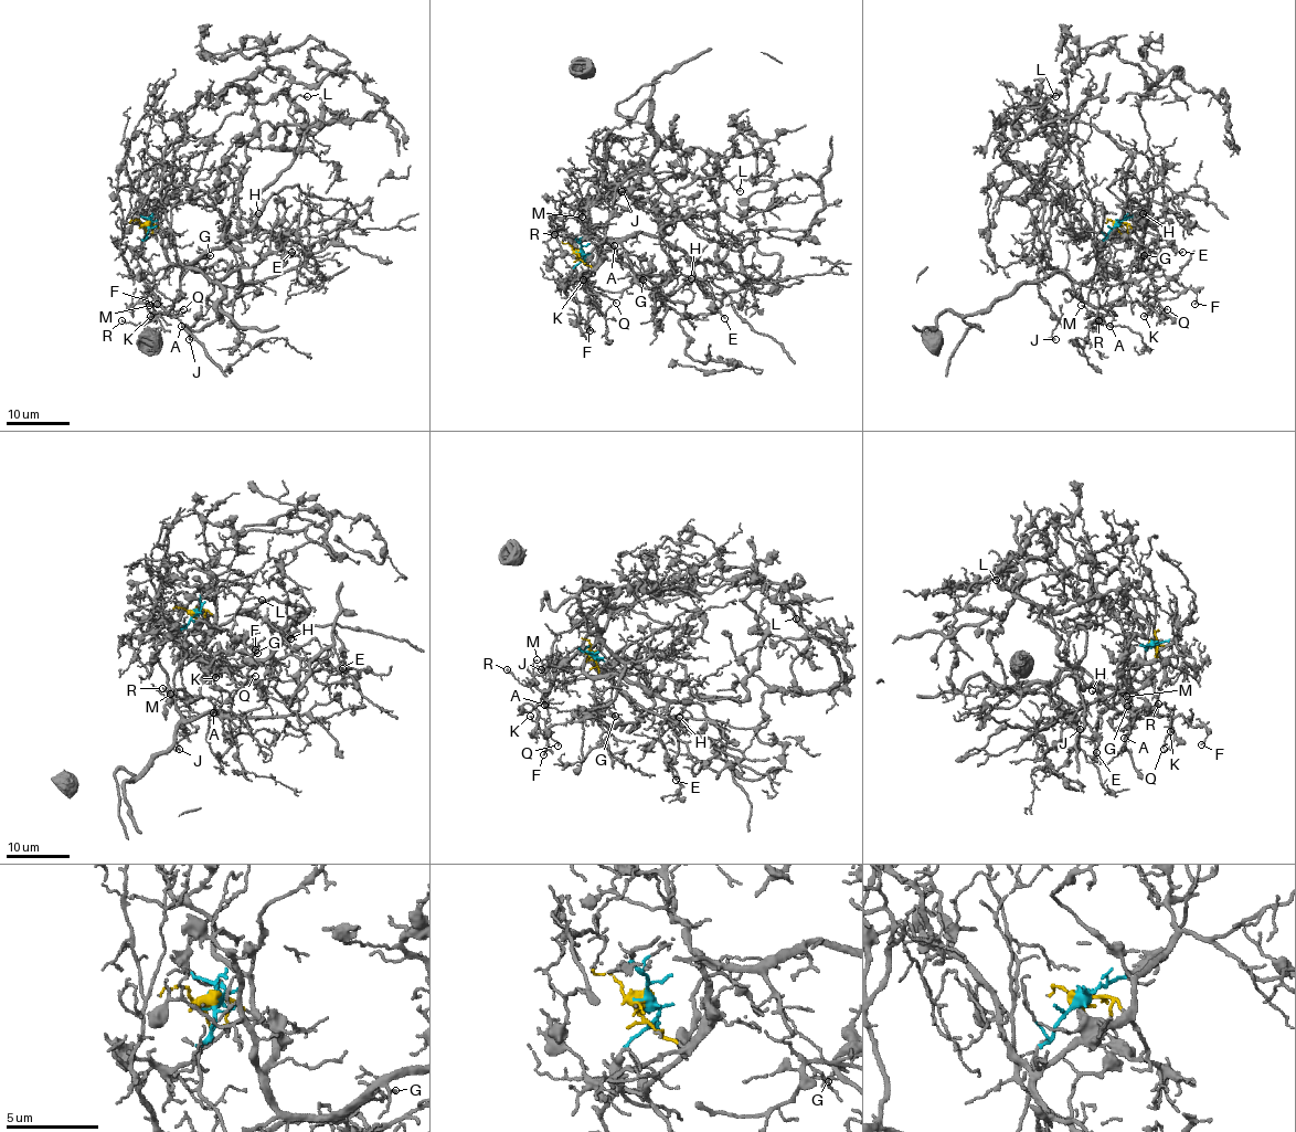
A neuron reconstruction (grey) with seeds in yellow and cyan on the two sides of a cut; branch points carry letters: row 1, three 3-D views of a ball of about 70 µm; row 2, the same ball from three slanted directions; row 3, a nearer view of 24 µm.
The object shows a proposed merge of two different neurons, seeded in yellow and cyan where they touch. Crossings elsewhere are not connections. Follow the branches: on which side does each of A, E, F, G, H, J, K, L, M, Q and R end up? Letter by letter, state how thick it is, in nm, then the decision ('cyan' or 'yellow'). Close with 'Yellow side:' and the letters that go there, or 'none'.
A: calibre 120 nm; cyan
E: calibre 120 nm; yellow
F: calibre 120 nm; cyan
G: calibre 140 nm; yellow
H: calibre 110 nm; yellow
J: calibre 150 nm; cyan
K: calibre 110 nm; cyan
L: calibre 140 nm; yellow
M: calibre 120 nm; cyan
Q: calibre 100 nm; cyan
R: calibre 140 nm; cyan
Yellow side: E, G, H, L

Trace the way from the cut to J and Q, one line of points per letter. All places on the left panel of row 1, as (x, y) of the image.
J: (148, 224), (144, 257), (166, 297), (177, 299), (184, 268), (195, 268), (212, 285), (190, 339)
Q: (148, 224), (144, 257), (155, 286), (173, 306), (167, 310), (145, 303), (183, 309)

